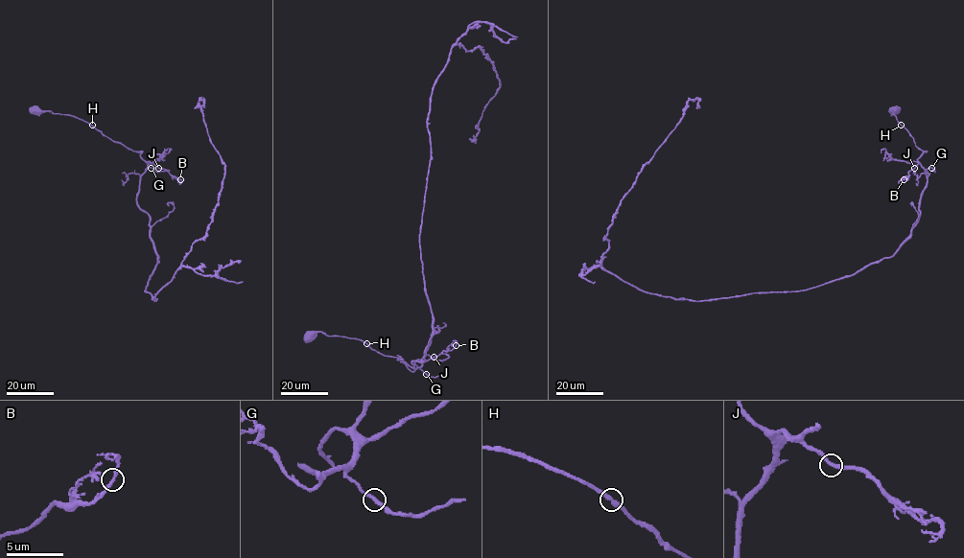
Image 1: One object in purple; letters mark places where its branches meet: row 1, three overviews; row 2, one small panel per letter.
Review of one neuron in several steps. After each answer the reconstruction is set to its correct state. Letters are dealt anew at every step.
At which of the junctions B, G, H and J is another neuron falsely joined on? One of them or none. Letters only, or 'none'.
none

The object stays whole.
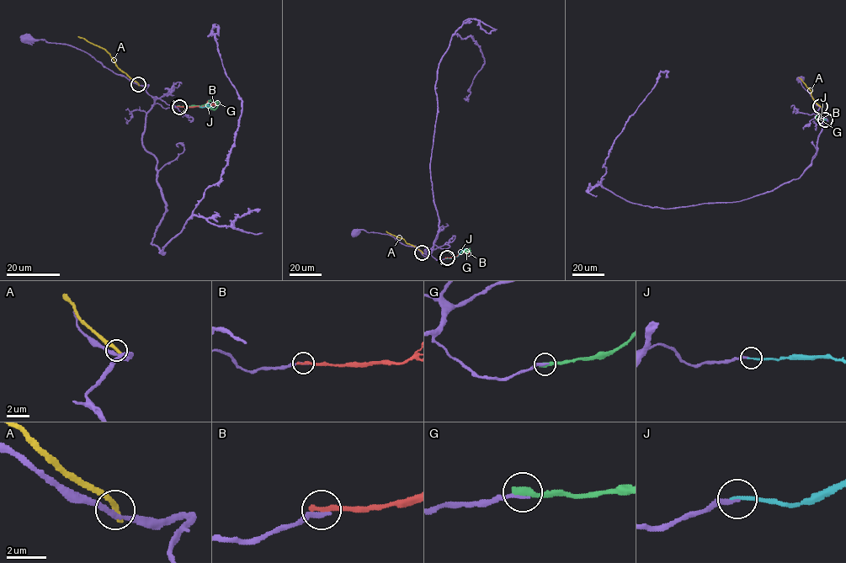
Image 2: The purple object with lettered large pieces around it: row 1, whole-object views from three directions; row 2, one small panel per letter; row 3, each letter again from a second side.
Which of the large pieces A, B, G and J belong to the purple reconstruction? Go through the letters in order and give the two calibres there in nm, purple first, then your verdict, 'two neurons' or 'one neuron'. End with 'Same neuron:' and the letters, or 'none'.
A: calibres 240 and 340 nm; two neurons
B: calibres 240 and 300 nm; two neurons
G: calibres 240 and 440 nm; two neurons
J: calibres 200 and 190 nm; one neuron
Same neuron: J

